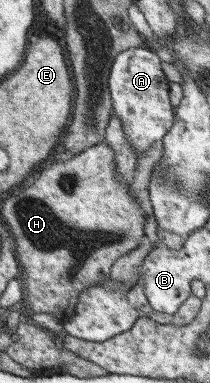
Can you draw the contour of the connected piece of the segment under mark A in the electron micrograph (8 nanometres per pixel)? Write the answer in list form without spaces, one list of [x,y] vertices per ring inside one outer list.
[[[151,46],[130,48],[118,55],[110,71],[110,91],[113,93],[115,115],[123,121],[126,138],[137,153],[148,151],[156,141],[162,142],[175,126],[171,85],[162,71],[162,62]]]

